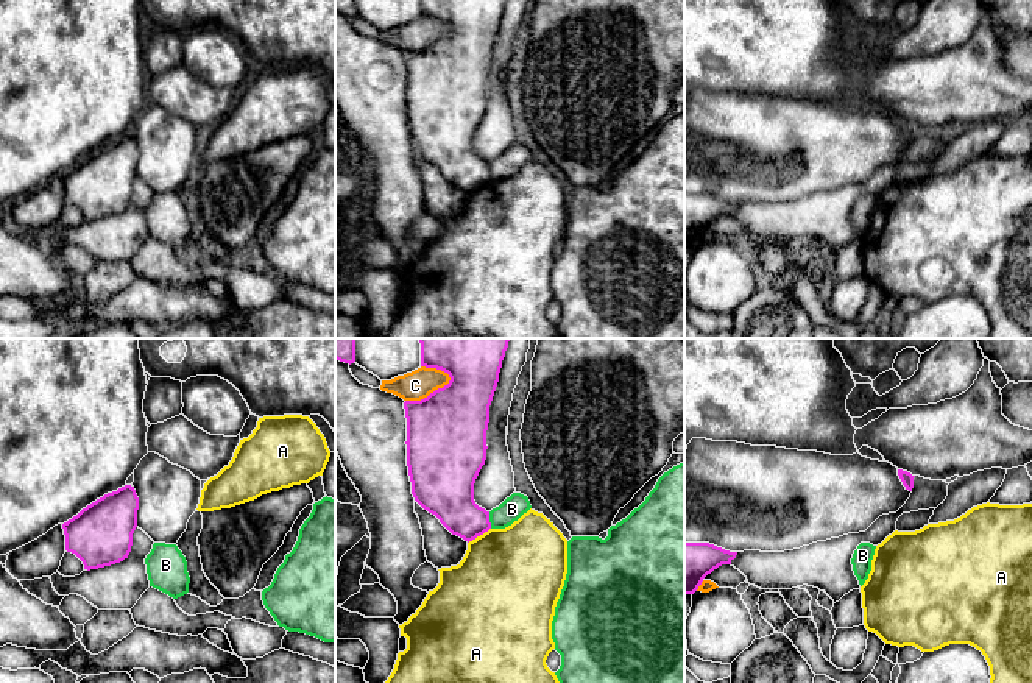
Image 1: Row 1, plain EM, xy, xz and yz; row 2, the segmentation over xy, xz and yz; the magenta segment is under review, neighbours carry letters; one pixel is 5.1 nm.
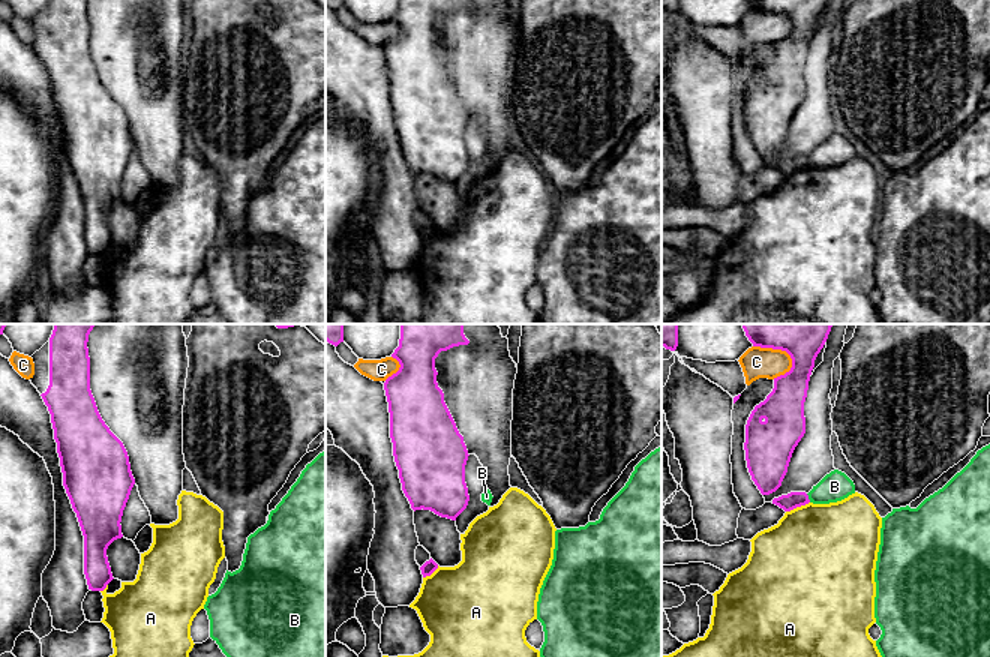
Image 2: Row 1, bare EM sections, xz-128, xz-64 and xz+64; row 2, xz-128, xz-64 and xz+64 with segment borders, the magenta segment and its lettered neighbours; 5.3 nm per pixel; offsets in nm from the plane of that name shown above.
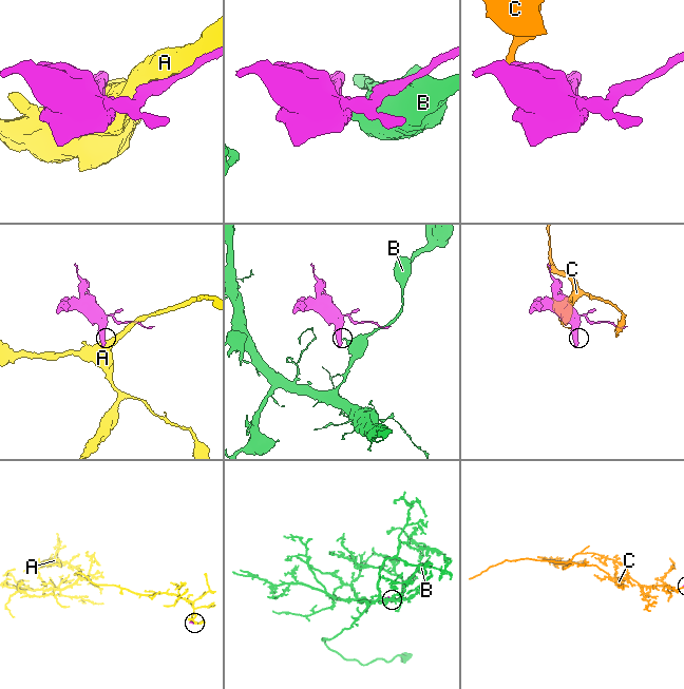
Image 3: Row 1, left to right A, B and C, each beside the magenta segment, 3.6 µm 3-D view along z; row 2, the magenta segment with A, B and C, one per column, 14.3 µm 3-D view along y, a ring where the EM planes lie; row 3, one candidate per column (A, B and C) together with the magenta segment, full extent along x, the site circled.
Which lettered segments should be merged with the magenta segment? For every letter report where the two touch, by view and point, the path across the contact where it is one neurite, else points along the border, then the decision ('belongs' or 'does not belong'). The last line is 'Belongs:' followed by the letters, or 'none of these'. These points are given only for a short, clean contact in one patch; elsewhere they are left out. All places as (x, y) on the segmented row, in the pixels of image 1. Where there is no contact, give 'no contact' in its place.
A: xz (479, 535) | does not belong
B: xz (488, 520) | along xz (488, 512), (491, 527) | does not belong
C: xz (431, 393) | does not belong
Belongs: none of these

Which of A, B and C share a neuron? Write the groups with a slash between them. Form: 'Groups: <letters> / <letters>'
Groups: A / B / C

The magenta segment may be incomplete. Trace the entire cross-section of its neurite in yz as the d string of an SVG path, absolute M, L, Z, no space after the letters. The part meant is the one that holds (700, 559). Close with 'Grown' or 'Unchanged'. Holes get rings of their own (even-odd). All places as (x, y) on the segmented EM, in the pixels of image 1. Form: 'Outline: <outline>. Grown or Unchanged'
Outline: M684 543L684 596L694 594L708 574L731 564L736 555L709 543Z. Unchanged

